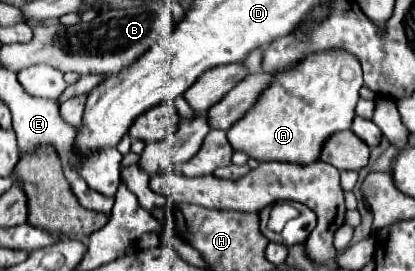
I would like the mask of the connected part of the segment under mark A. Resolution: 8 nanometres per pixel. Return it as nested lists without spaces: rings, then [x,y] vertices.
[[[340,51],[314,53],[312,57],[308,57],[302,63],[298,63],[294,69],[288,69],[288,71],[276,75],[274,83],[262,93],[262,97],[258,97],[256,105],[236,125],[232,125],[228,129],[226,137],[228,137],[228,141],[230,141],[230,145],[232,145],[234,151],[242,151],[242,153],[246,153],[248,157],[252,157],[256,161],[286,161],[286,163],[296,163],[296,165],[310,165],[310,163],[314,163],[314,161],[320,159],[320,151],[322,151],[322,147],[324,147],[324,143],[328,141],[330,135],[334,135],[338,131],[344,131],[344,129],[350,129],[352,119],[354,119],[354,107],[356,107],[356,103],[360,99],[360,95],[358,95],[360,87],[362,87],[362,69],[360,69],[360,63],[356,61],[356,57],[348,57],[348,53],[340,53]]]

